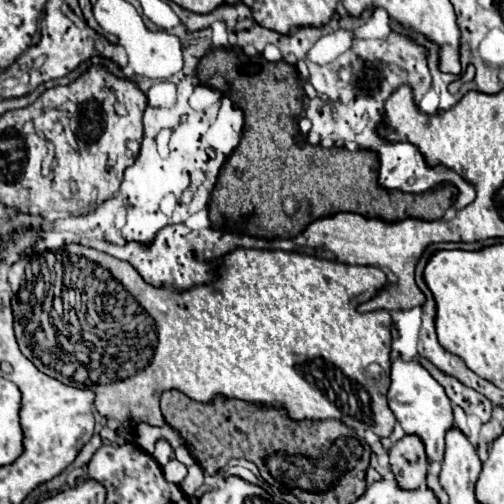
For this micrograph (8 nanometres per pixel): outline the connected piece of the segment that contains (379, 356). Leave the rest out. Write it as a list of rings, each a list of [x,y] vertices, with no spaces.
[[[72,244],[72,246],[66,246],[54,254],[46,250],[42,254],[24,258],[22,262],[12,266],[12,270],[8,274],[8,282],[10,282],[12,290],[20,292],[20,294],[46,292],[48,296],[44,296],[44,298],[50,298],[50,294],[56,294],[56,292],[58,294],[76,294],[76,300],[72,306],[86,306],[86,324],[88,324],[88,328],[94,328],[94,342],[90,342],[90,336],[86,334],[86,342],[78,342],[78,344],[86,344],[86,346],[80,346],[78,350],[72,348],[76,354],[76,360],[70,360],[70,380],[60,380],[60,382],[94,390],[98,412],[106,418],[116,418],[122,424],[122,428],[128,428],[132,422],[164,426],[166,422],[162,418],[158,400],[164,390],[172,390],[172,388],[182,390],[186,396],[190,396],[198,402],[210,402],[216,396],[224,396],[224,398],[244,400],[250,404],[260,404],[264,408],[284,408],[288,418],[296,420],[296,422],[334,418],[354,430],[372,430],[380,438],[388,438],[396,424],[396,418],[386,402],[386,392],[388,392],[388,384],[390,384],[390,364],[392,364],[390,362],[392,318],[390,318],[388,310],[374,310],[368,314],[360,314],[356,310],[358,304],[368,302],[370,298],[374,298],[378,294],[378,290],[388,286],[386,274],[376,266],[346,266],[346,264],[326,262],[318,256],[304,256],[304,254],[296,254],[296,252],[290,254],[290,252],[264,252],[264,250],[238,248],[238,250],[230,252],[228,256],[224,256],[224,268],[220,268],[220,280],[216,280],[216,284],[206,284],[204,288],[192,288],[192,292],[184,292],[184,296],[176,296],[176,292],[168,292],[168,288],[152,288],[150,284],[144,284],[144,280],[140,280],[140,274],[128,262],[108,256],[104,252],[92,250],[92,248]]]

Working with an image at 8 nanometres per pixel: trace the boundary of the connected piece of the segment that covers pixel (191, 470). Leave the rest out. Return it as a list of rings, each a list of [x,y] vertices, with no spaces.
[[[198,464],[188,467],[186,478],[180,483],[180,488],[184,494],[189,497],[193,496],[195,491],[204,483],[204,474],[202,468]]]

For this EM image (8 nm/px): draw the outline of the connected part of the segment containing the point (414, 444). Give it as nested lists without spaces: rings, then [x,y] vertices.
[[[404,436],[400,442],[396,442],[390,448],[390,468],[402,490],[416,490],[418,486],[422,486],[426,482],[428,460],[424,460],[424,444],[420,444],[418,436]]]

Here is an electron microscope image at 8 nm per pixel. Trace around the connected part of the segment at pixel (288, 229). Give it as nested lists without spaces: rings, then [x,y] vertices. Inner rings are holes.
[[[212,50],[198,64],[198,80],[204,86],[216,88],[220,92],[230,92],[230,100],[236,108],[244,112],[244,130],[240,144],[236,146],[234,154],[226,160],[224,168],[220,170],[218,182],[210,196],[210,222],[220,224],[222,228],[234,228],[246,234],[252,234],[252,228],[268,228],[274,232],[274,238],[292,238],[306,230],[312,220],[320,220],[326,216],[334,216],[340,212],[358,212],[364,218],[380,218],[384,222],[398,222],[406,218],[420,218],[420,220],[438,220],[442,214],[452,206],[452,198],[456,188],[450,184],[436,186],[428,194],[404,194],[404,192],[388,192],[378,188],[376,184],[376,154],[368,150],[348,152],[346,148],[320,148],[300,142],[300,130],[296,114],[302,114],[302,96],[304,90],[296,80],[298,72],[284,62],[266,62],[262,56],[248,58],[246,54],[238,54],[236,50]],[[282,76],[290,76],[286,80],[286,92],[282,94]],[[294,198],[298,200],[298,210],[288,216],[284,212],[284,200]],[[252,204],[260,212],[260,216],[252,216]]]

